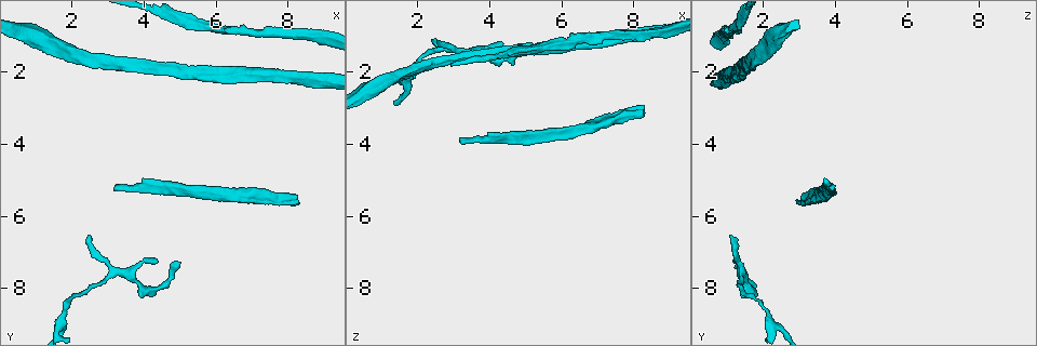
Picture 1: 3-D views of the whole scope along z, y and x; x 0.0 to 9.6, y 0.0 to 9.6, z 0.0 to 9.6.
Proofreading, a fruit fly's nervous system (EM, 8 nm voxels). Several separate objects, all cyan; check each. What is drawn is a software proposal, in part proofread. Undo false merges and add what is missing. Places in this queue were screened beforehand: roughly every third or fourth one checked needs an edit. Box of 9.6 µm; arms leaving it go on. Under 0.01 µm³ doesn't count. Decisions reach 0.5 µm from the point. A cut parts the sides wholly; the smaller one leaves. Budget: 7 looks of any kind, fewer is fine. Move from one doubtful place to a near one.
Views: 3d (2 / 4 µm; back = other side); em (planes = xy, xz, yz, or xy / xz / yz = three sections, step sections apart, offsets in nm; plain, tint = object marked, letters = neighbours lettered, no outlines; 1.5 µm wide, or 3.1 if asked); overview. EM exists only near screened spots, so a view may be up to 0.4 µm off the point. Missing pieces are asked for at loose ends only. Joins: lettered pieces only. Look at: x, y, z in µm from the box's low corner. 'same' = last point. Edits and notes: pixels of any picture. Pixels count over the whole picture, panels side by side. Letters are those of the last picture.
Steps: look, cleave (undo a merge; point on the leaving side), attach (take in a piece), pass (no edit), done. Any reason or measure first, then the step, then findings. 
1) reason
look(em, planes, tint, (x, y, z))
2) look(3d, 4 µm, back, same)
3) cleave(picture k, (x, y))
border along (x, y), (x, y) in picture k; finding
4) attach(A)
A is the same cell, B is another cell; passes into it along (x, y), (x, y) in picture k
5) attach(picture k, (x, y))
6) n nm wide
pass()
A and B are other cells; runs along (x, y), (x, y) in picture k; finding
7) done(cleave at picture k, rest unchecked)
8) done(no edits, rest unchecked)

thin end
look(em, xy, step 4, letters, (2.45, 6.45, 1.15))

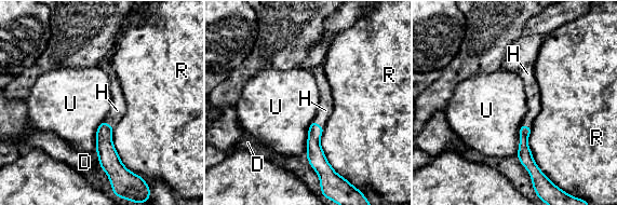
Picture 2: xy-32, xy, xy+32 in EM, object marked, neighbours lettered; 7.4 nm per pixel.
attach(H)
H is the same cell, D, R and U are other cells; passes into it along (316, 155), (317, 123), (325, 110) in picture 2; it goes on there

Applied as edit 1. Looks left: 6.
branch stops here
look(em, xz, step 8, tint, (8.30, 5.55, 2.90))

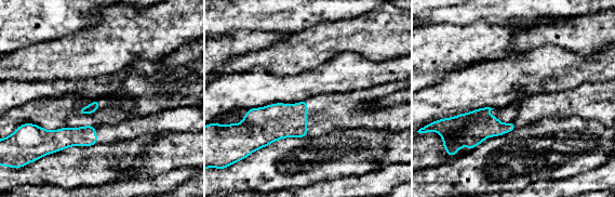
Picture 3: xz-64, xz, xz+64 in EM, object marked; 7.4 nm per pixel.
another direction
look(em, planes, letters, same)

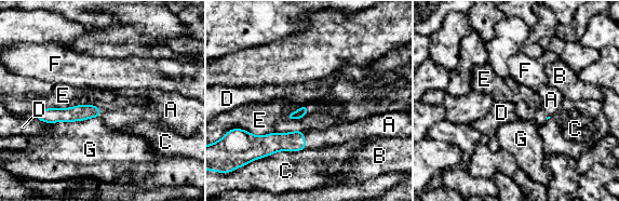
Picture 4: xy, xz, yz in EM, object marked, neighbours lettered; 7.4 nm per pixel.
attach(A)
A is the same cell, B, C, D, E, F and G are other cells; it goes on there

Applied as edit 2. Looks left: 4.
see it whole again
look(overview)

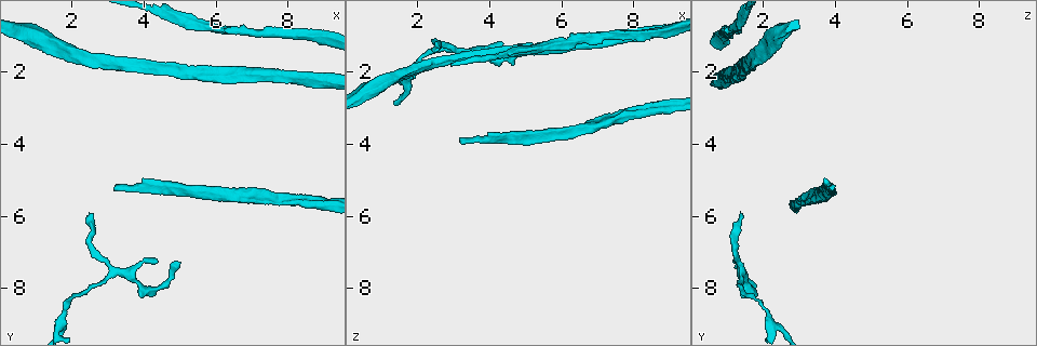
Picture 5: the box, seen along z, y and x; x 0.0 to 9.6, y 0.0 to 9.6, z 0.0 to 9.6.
end of a long branch
look(em, xz, step 4, plain, (3.20, 5.25, 3.90))

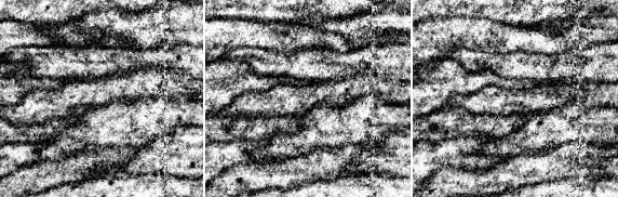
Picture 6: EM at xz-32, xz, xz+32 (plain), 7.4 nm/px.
look(em, xz, step 4, tint, same)

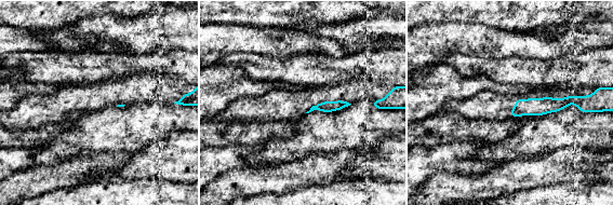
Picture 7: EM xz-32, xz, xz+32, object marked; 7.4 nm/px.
look(em, xz, step 4, letters, same)

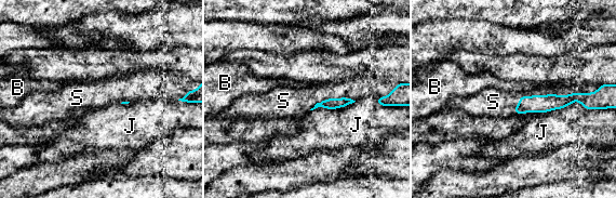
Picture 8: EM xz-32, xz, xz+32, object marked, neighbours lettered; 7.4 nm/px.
attach(S)
S is the same cell, B and J are other cells; passes into it along (536, 103), (546, 95), (562, 88) in picture 8; the cell continues

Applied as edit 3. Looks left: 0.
done(attach at picture 2, attach at picture 4, attach at picture 8, rest unchecked)

